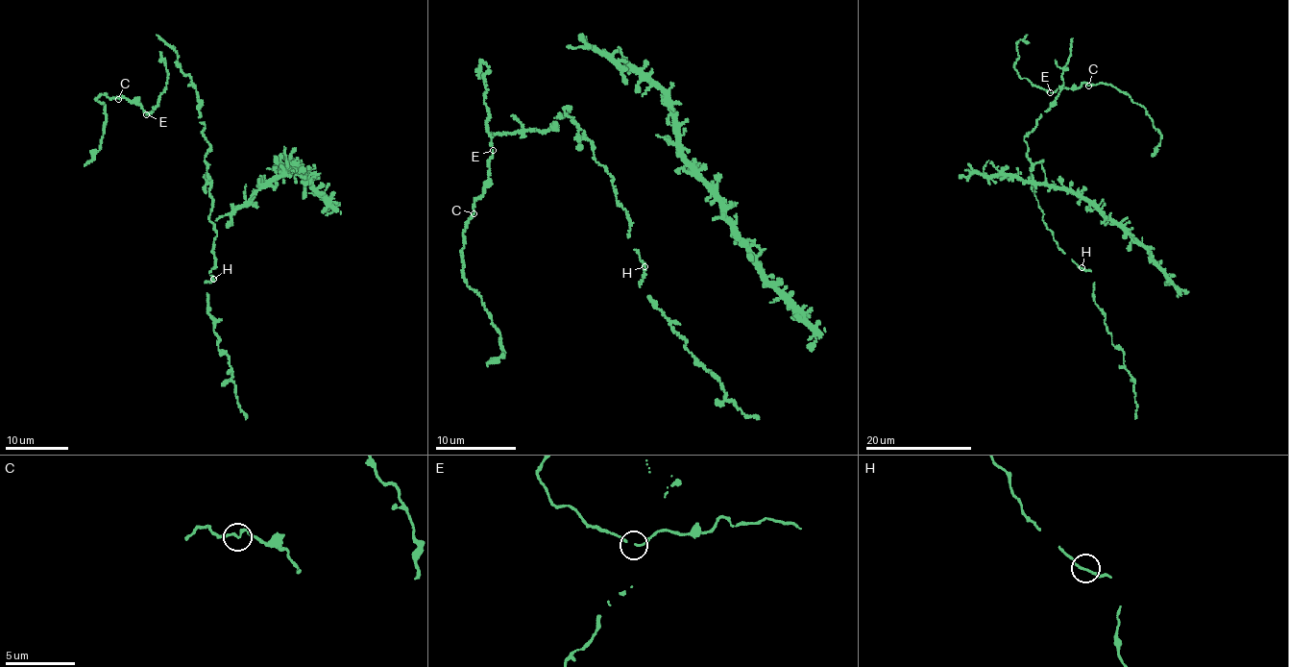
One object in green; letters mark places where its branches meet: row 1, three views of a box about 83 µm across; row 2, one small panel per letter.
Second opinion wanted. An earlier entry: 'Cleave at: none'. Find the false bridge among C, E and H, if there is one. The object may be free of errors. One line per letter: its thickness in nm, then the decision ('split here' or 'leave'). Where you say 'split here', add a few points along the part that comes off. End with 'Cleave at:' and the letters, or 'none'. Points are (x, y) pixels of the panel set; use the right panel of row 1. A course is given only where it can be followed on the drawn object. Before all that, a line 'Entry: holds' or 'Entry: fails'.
Entry: holds
C: 140 nm thick; leave
E: 130 nm thick; leave
H: 150 nm thick; leave
Cleave at: none

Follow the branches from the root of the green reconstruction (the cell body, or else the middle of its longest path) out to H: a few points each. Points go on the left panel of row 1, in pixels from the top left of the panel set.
H: (199, 117), (209, 147), (205, 160), (211, 180), (209, 221), (217, 232), (208, 273), (213, 279)

